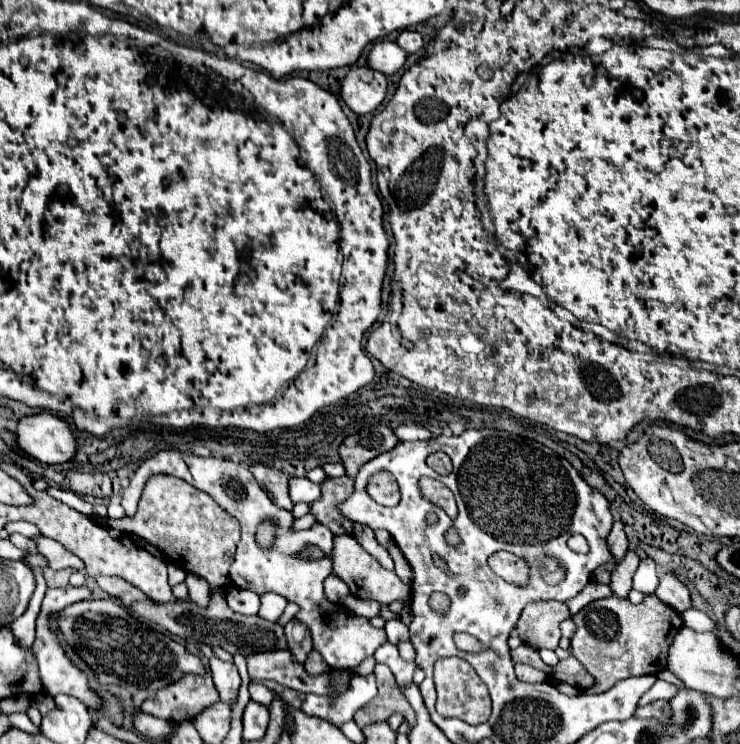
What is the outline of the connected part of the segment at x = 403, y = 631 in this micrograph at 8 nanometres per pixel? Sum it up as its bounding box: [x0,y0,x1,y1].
[385,620,409,644]

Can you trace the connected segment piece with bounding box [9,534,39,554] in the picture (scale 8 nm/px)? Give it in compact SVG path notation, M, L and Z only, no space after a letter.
M11 534L11 538L9 538L17 548L21 548L21 550L27 550L29 554L39 554L39 550L37 550L37 546L35 546L35 542L33 540L29 540L29 538L25 538L25 536L21 536L21 534Z

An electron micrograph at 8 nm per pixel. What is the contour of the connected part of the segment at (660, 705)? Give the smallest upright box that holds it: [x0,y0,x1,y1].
[635,700,671,724]

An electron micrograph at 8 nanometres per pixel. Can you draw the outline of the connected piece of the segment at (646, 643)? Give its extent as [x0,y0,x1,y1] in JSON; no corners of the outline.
[571,594,683,694]

